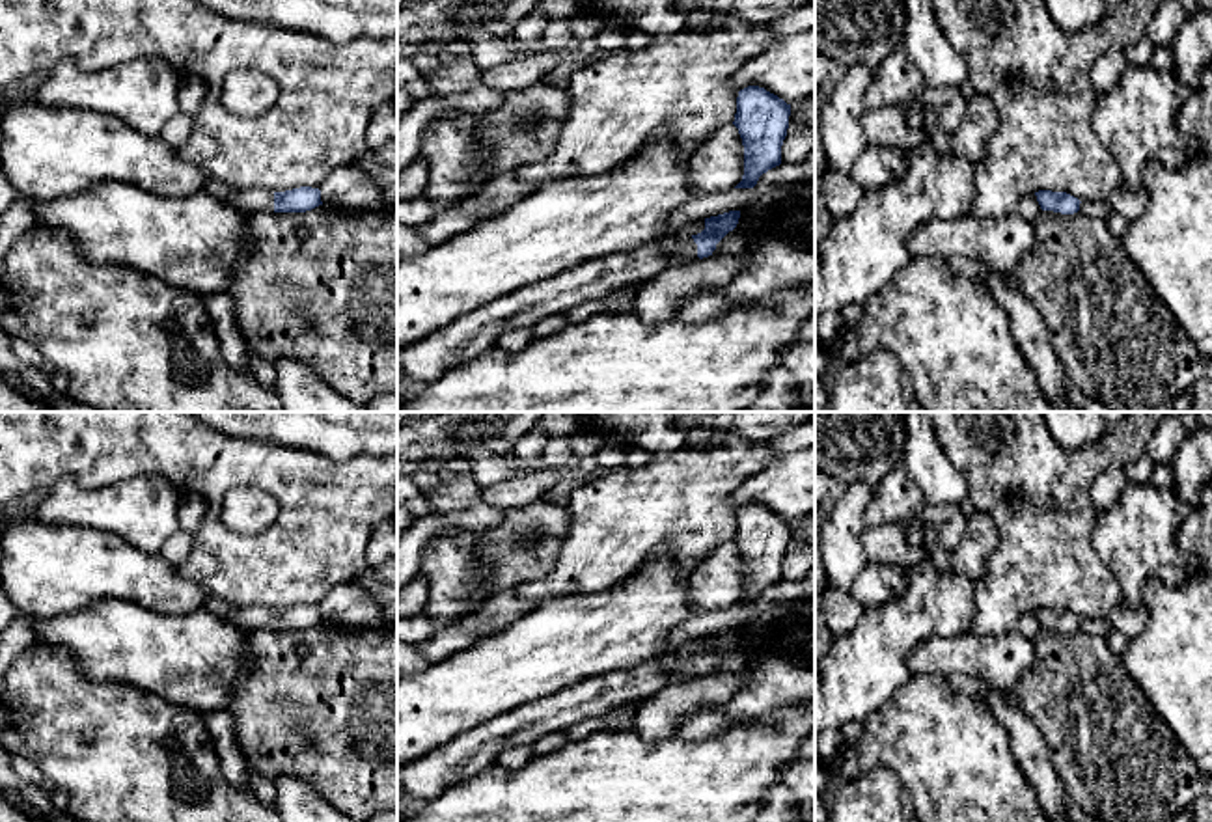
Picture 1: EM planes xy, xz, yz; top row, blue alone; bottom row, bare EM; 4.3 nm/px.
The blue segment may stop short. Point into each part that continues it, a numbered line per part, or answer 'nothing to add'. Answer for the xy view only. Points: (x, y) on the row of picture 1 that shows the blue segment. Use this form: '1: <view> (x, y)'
1: xy (245, 200)

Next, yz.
nothing to add

